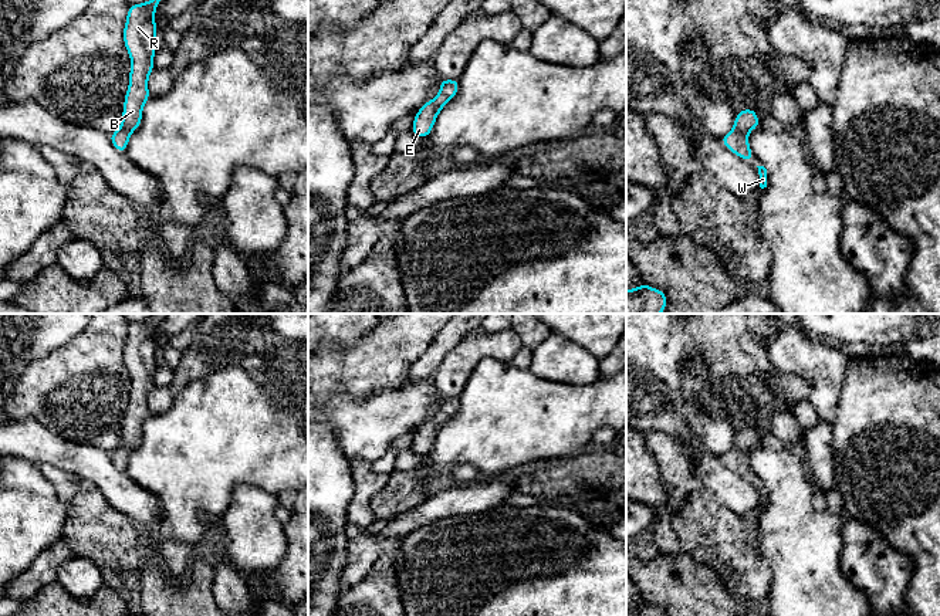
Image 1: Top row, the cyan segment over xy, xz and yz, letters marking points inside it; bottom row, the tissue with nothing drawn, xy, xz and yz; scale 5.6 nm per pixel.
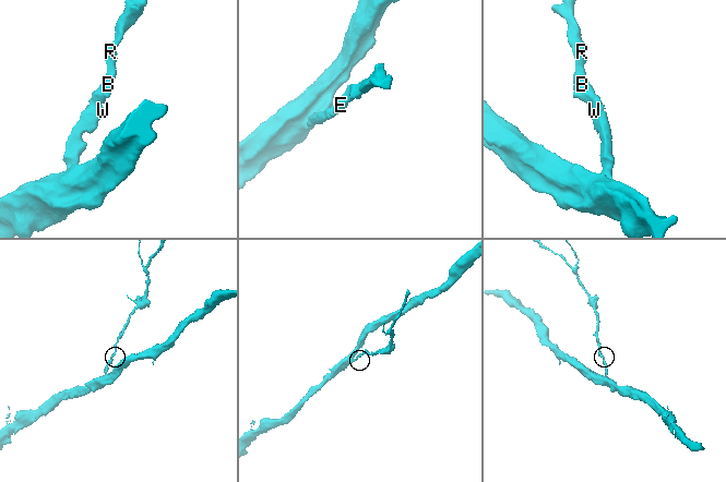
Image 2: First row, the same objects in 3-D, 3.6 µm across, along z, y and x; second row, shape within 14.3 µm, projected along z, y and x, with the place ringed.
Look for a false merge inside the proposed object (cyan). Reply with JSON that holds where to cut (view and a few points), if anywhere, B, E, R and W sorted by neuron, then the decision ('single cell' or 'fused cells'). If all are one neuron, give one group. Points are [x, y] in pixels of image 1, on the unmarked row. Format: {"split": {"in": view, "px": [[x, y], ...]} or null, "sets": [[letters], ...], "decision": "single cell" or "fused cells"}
{"split": null, "sets": [["B", "E", "R", "W"]], "decision": "single cell"}

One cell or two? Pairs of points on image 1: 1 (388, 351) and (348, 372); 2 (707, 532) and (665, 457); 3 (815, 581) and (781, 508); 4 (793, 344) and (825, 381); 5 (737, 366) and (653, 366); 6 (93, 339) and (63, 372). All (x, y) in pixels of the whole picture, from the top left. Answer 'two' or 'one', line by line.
1: one
2: one
3: one
4: one
5: one
6: one

